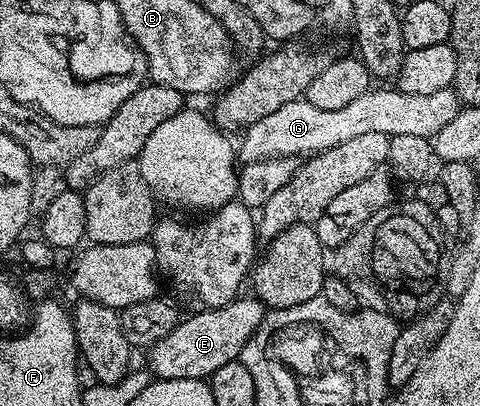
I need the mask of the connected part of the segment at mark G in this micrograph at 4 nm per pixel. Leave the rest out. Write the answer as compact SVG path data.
M369 87L366 95L353 99L339 111L322 111L314 107L314 103L301 99L286 103L286 107L278 107L274 115L266 115L266 119L258 119L258 123L243 130L241 137L244 138L238 141L238 157L244 163L261 161L267 157L299 158L300 153L321 153L330 147L338 147L338 143L346 143L367 133L381 133L389 138L414 135L431 139L438 131L442 131L442 127L446 127L446 123L450 123L450 119L454 119L454 115L460 113L461 108L456 91L451 87L433 91L430 95L404 93L399 87Z

